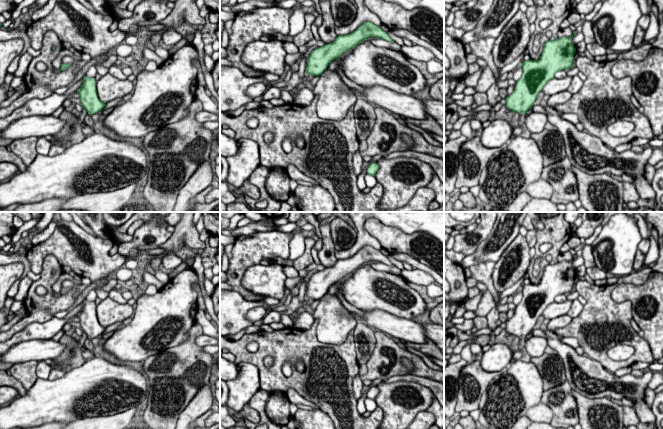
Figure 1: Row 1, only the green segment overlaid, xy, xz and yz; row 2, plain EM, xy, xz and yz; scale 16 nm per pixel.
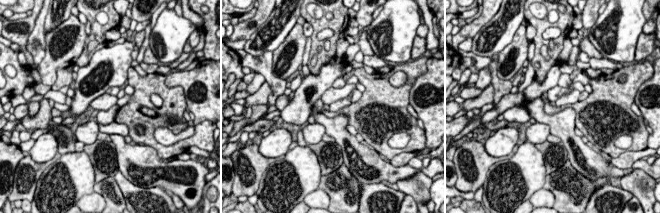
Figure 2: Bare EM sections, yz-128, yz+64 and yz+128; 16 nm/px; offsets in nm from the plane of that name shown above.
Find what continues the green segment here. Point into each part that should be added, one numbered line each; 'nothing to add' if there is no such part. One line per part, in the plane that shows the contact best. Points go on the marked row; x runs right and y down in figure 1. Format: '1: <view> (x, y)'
1: yz (526, 133)

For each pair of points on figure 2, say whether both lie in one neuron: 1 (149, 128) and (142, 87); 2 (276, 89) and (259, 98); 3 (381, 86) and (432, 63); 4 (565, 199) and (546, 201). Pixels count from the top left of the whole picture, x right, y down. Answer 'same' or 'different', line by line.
1: same
2: different
3: different
4: different

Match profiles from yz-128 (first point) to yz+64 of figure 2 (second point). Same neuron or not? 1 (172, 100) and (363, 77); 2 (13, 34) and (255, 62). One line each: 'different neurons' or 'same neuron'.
1: same neuron
2: different neurons

